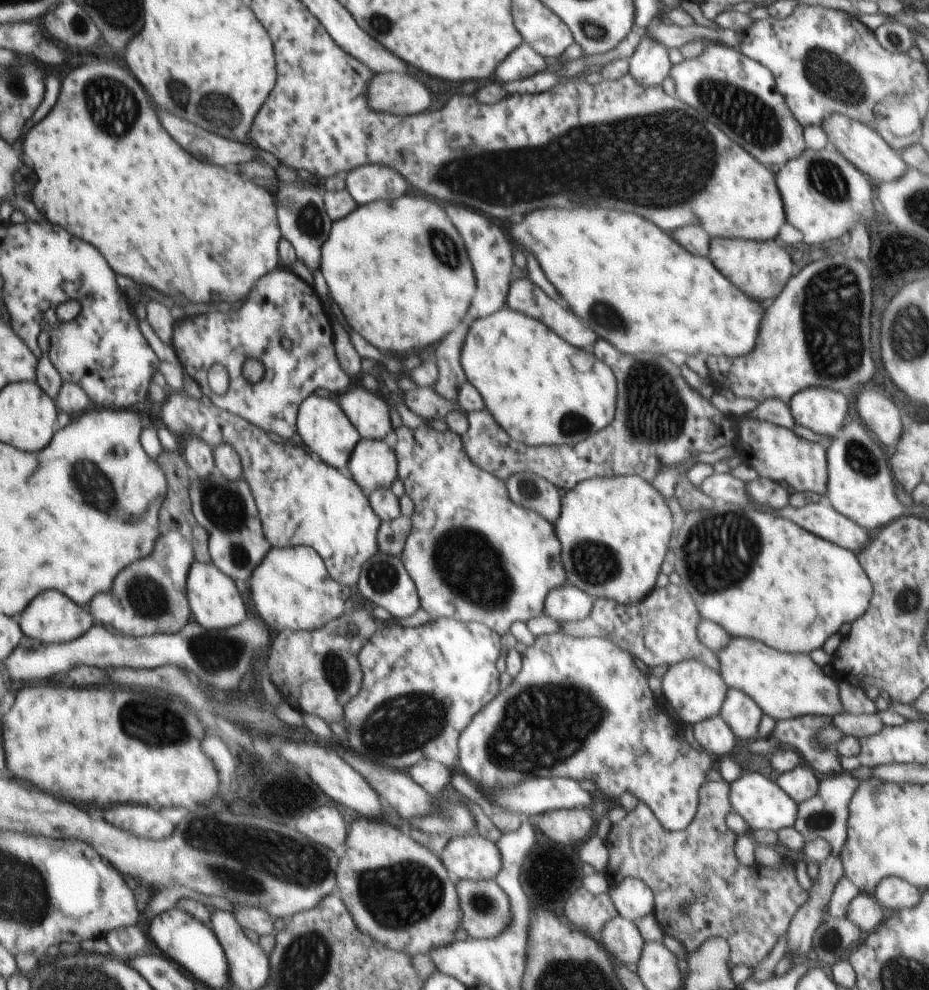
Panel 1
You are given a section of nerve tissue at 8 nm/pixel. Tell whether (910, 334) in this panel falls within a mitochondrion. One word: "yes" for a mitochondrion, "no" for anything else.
yes

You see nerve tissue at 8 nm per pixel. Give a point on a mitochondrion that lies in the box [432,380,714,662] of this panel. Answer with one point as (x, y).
(595, 564)

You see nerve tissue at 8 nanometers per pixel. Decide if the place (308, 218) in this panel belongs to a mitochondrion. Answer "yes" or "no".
yes

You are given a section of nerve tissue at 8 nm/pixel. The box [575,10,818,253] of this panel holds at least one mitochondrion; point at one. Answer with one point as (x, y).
(740, 112)

